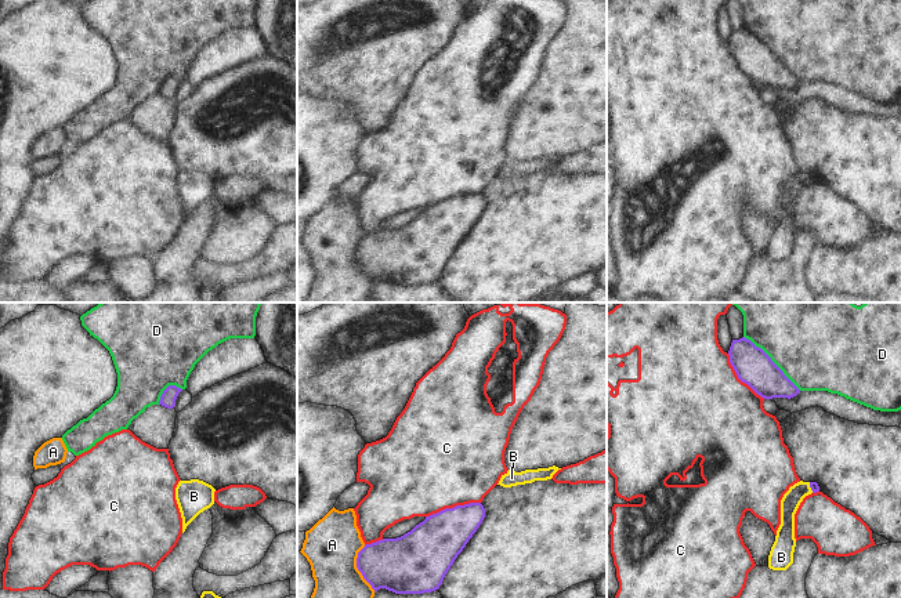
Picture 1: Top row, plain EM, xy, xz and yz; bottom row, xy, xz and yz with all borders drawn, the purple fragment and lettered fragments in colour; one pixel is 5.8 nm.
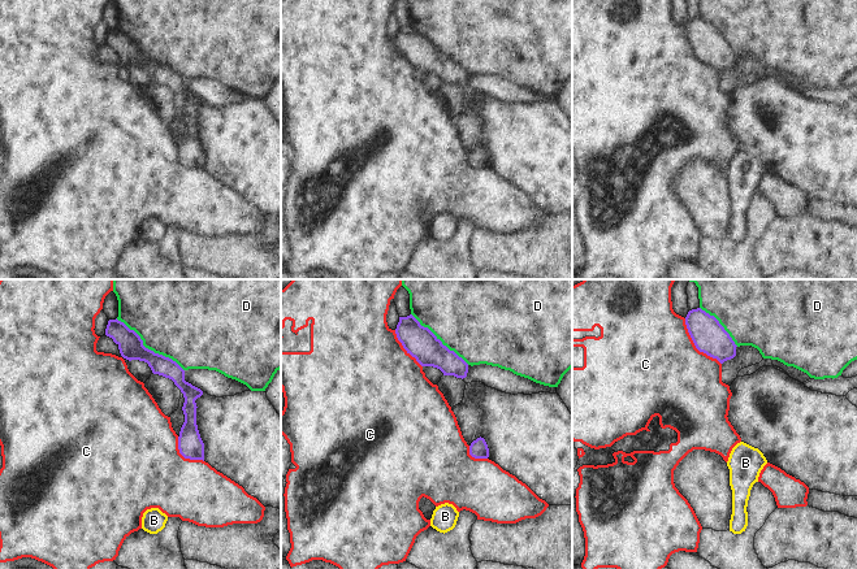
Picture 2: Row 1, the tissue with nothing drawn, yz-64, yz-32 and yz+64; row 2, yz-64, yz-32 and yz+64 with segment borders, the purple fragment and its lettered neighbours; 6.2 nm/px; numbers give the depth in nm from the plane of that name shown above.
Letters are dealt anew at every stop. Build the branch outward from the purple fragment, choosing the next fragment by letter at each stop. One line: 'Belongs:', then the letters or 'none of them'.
Belongs: none of them

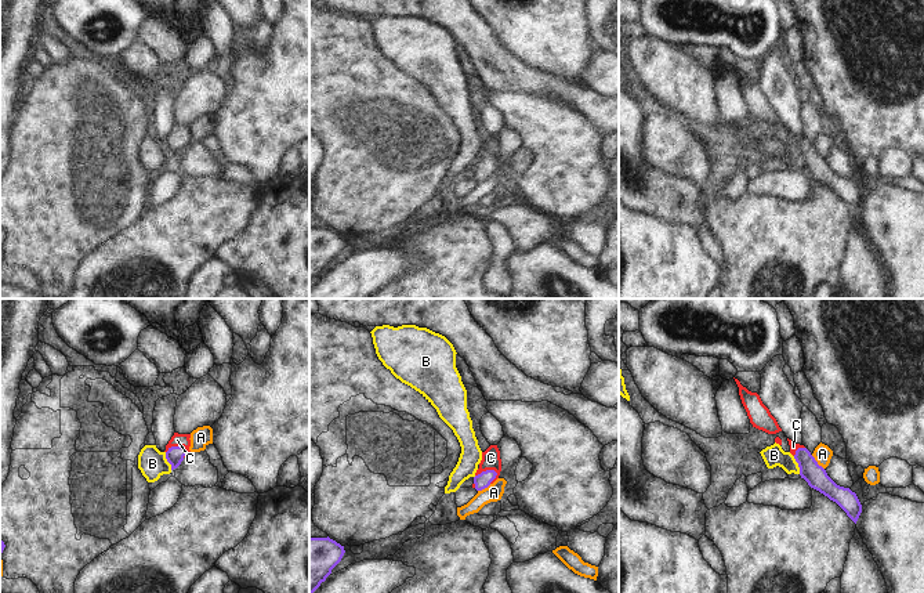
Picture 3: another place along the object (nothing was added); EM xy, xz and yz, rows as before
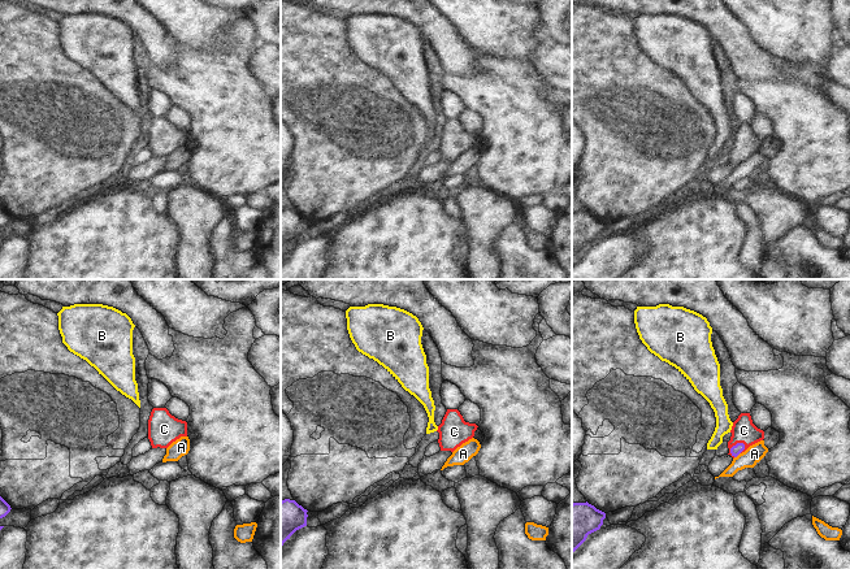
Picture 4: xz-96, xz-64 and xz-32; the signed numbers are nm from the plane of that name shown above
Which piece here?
Belongs: C

